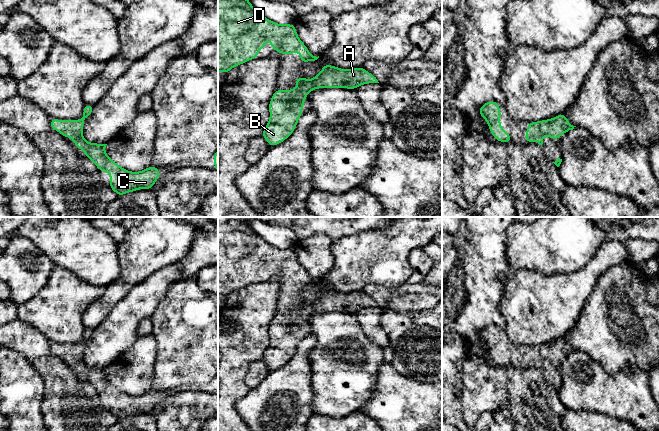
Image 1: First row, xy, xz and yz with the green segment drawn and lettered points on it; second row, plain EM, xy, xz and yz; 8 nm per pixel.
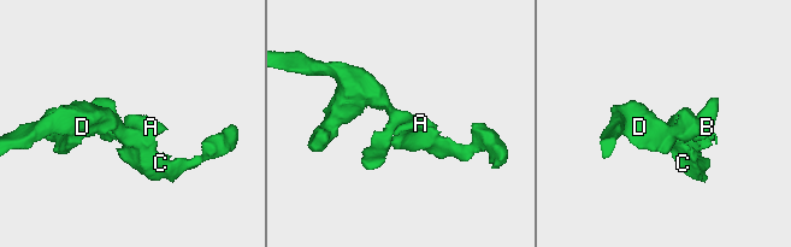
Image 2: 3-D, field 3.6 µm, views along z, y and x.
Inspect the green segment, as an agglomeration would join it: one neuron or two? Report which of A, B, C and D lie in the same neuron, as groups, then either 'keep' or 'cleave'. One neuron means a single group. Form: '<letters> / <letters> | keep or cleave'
A B C D | keep

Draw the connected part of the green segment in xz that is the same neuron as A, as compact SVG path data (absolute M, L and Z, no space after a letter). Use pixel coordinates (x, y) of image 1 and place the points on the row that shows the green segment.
M325 64L314 78L295 78L296 89L277 89L269 103L270 119L263 130L263 137L270 147L286 140L294 132L303 104L309 92L318 88L347 88L355 90L362 84L379 83L374 75L363 67L341 69Z

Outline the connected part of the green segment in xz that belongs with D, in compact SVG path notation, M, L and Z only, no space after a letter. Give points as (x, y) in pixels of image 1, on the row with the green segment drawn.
M218 0L218 72L227 74L233 67L256 59L260 49L266 45L268 36L272 37L270 45L278 53L293 54L299 51L302 63L319 58L312 55L298 38L293 23L281 25L270 21L249 0Z

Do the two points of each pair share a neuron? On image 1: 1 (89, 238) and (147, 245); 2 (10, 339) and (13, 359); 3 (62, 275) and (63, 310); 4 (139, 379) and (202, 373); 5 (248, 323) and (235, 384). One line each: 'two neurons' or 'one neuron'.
1: two neurons
2: two neurons
3: one neuron
4: two neurons
5: one neuron

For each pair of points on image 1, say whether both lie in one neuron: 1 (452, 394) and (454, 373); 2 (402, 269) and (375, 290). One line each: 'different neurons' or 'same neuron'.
1: same neuron
2: different neurons

